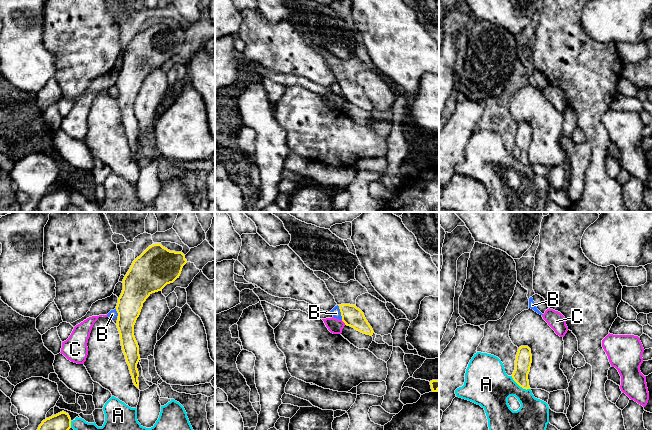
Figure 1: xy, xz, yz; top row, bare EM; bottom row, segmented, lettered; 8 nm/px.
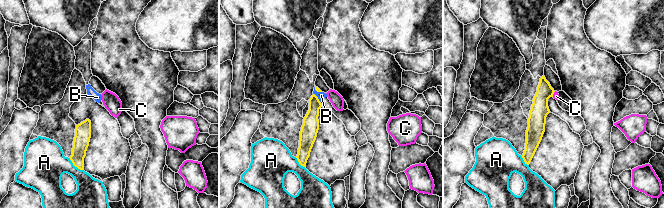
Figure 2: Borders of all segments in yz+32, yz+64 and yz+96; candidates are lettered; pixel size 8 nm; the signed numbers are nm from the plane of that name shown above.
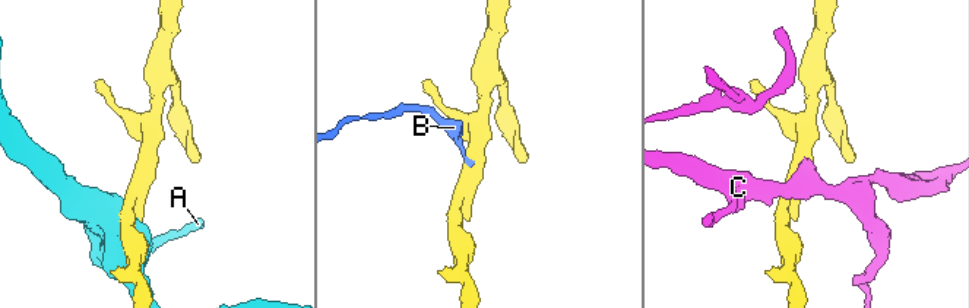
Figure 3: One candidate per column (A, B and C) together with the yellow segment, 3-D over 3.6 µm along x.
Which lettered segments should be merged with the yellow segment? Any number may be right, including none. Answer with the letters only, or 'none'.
none

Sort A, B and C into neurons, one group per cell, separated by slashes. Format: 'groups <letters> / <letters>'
groups A / B / C

